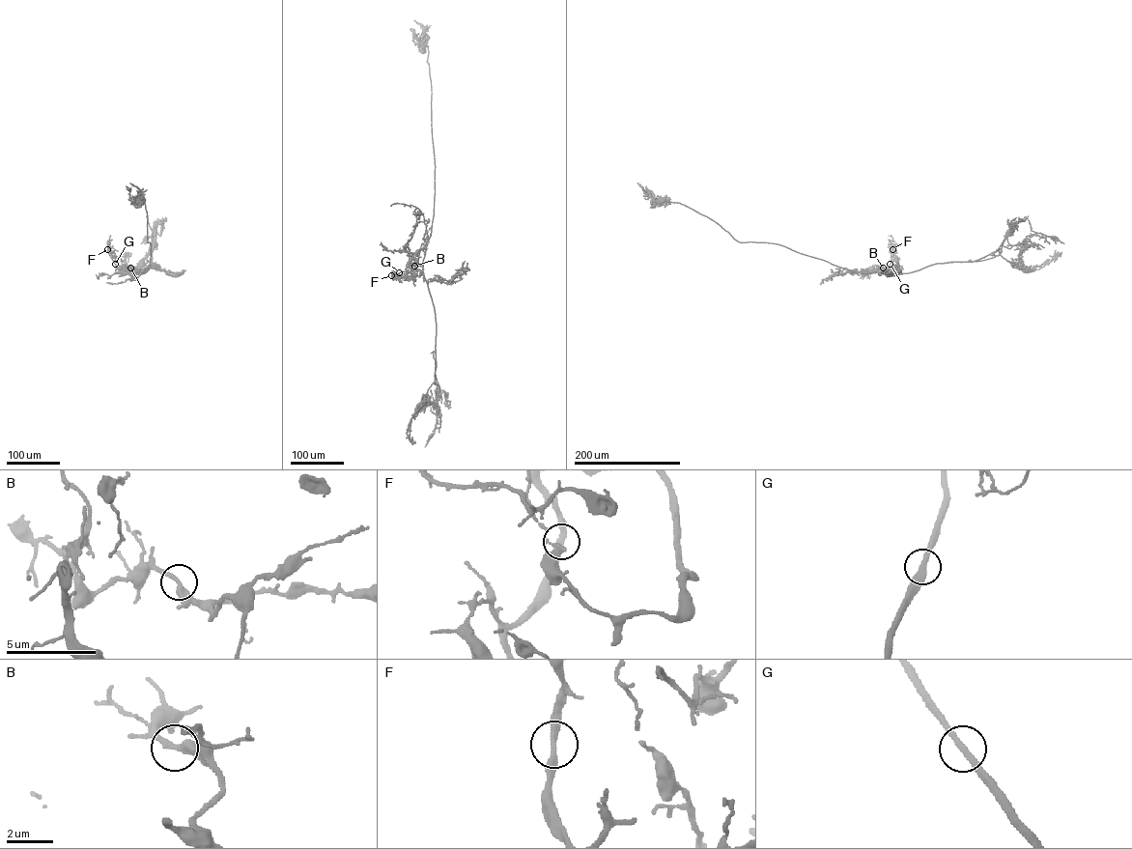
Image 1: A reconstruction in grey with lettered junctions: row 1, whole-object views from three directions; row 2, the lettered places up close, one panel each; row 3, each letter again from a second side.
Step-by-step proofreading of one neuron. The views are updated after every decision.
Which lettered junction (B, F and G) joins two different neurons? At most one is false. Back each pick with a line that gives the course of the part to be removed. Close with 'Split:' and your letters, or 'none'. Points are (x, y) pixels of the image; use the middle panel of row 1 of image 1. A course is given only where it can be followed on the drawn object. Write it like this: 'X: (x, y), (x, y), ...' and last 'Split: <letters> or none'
Split: none

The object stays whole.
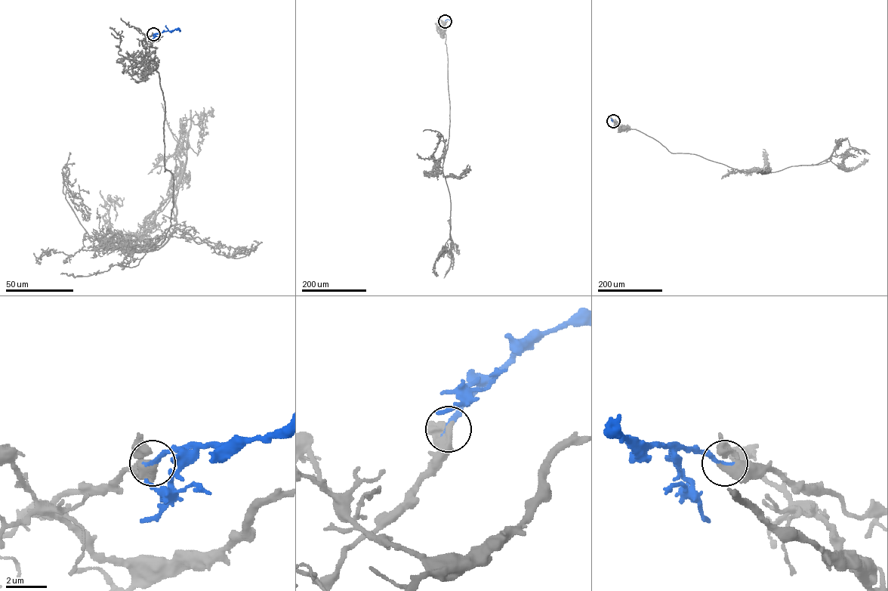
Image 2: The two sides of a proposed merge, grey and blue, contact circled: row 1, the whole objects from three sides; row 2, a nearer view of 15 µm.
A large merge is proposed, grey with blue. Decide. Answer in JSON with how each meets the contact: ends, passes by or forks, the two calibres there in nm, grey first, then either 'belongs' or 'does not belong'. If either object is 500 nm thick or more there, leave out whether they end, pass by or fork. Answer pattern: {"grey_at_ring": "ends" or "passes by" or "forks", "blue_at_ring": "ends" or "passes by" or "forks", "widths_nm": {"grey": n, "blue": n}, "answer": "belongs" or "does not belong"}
{"grey_at_ring": "passes by", "blue_at_ring": "ends", "widths_nm": {"grey": 360, "blue": 260}, "answer": "belongs"}

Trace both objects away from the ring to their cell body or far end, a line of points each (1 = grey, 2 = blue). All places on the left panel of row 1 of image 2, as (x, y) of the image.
1: (153, 35), (173, 207), (142, 251), (177, 223), (173, 191), (140, 246), (114, 239), (112, 201), (115, 221)
2: (153, 34), (176, 29), (179, 32)

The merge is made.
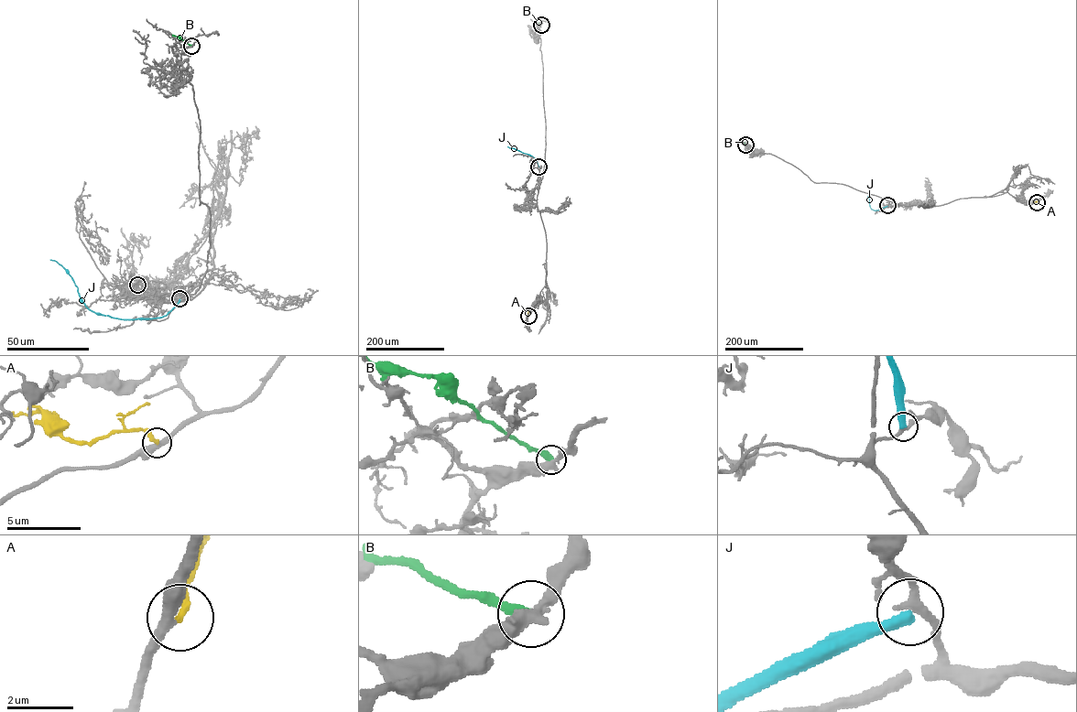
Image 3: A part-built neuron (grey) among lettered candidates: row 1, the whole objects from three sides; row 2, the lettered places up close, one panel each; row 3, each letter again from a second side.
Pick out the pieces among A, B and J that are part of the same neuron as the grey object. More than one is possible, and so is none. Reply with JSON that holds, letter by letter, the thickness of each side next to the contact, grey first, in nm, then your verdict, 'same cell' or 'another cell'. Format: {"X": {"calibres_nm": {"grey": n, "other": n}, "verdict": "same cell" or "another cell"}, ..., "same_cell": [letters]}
{"A": {"calibres_nm": {"grey": 360, "other": 240}, "verdict": "same cell"}, "B": {"calibres_nm": {"grey": 380, "other": 400}, "verdict": "another cell"}, "J": {"calibres_nm": {"grey": 240, "other": 400}, "verdict": "another cell"}, "same_cell": ["A"]}

